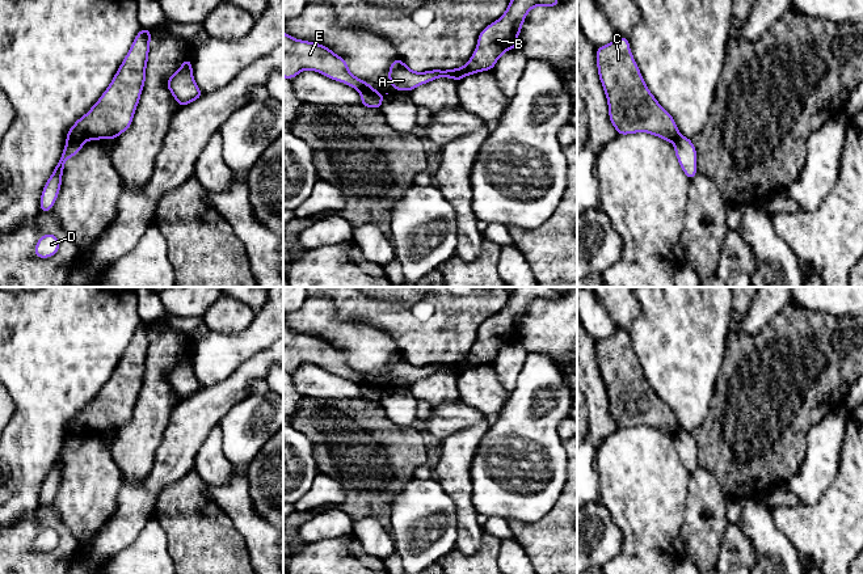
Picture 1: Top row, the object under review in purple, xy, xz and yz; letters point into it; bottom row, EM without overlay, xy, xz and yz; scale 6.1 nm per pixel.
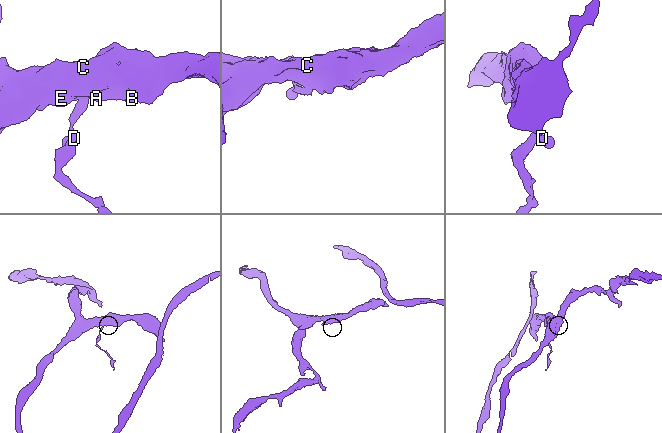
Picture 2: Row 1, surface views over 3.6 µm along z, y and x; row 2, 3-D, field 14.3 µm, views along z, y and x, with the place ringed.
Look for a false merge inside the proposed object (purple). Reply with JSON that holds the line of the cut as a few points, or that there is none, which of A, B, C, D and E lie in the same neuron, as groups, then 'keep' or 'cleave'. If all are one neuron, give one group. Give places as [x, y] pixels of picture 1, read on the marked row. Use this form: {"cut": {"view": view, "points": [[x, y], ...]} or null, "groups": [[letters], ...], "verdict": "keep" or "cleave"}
{"cut": {"view": "xy", "points": [[85, 139], [66, 142]]}, "groups": [["A", "B", "C", "E"], ["D"]], "verdict": "cleave"}

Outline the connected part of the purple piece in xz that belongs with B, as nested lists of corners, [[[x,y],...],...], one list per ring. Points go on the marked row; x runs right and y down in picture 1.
[[[510,0],[504,14],[481,30],[476,50],[462,68],[414,72],[399,58],[390,66],[388,81],[395,92],[405,90],[409,93],[412,89],[438,77],[459,81],[481,71],[492,71],[502,54],[518,48],[517,38],[527,13],[534,7],[557,7],[560,3],[560,0]]]

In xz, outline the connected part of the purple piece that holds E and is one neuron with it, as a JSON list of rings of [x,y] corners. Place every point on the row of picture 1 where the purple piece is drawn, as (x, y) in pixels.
[[[283,31],[283,77],[291,80],[302,71],[316,71],[361,92],[375,92],[371,84],[355,77],[348,69],[346,59],[331,48],[308,41],[300,41]]]

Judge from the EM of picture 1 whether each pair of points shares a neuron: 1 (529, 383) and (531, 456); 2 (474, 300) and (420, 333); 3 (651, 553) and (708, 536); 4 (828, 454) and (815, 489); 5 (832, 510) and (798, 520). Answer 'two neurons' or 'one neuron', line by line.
1: one neuron
2: one neuron
3: two neurons
4: one neuron
5: one neuron

